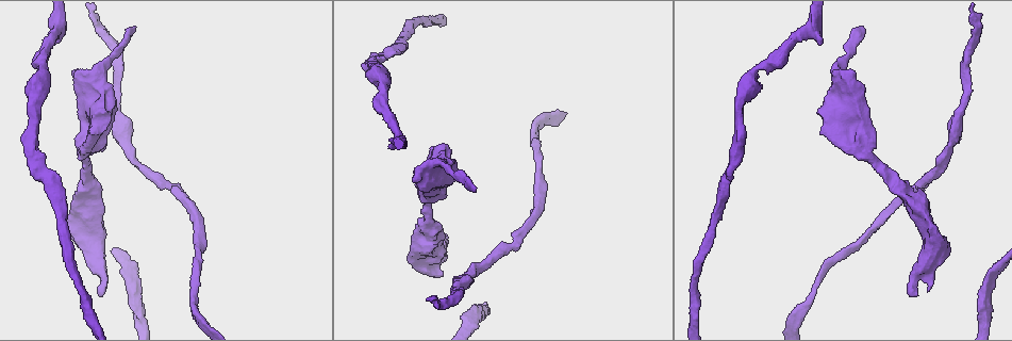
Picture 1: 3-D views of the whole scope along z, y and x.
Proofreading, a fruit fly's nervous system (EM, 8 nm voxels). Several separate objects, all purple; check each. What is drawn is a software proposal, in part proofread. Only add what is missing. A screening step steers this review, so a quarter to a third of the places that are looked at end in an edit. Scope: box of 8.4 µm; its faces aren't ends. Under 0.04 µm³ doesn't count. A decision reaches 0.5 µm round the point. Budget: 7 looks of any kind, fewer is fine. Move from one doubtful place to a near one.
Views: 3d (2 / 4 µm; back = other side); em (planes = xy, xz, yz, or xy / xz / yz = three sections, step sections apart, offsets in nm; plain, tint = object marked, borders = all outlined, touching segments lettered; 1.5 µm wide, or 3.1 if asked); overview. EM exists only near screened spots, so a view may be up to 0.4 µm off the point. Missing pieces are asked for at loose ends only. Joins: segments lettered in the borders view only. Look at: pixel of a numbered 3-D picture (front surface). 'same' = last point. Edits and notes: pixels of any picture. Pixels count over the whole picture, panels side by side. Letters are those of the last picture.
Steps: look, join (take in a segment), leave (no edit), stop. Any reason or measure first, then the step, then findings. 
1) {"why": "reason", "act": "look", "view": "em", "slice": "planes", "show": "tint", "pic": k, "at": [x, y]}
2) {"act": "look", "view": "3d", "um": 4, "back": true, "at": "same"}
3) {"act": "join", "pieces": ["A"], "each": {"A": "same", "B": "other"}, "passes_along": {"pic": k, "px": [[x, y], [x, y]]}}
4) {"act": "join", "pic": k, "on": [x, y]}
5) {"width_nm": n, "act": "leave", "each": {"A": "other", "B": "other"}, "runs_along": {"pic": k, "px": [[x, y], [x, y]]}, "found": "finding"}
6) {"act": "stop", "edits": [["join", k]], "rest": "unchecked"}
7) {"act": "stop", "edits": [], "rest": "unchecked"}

{"why": "branch stops here", "act": "look", "view": "3d", "um": 2, "pic": 1, "at": [392, 146]}

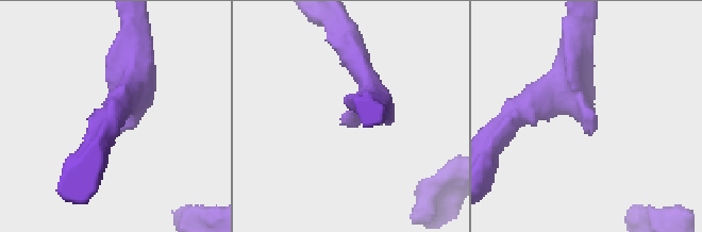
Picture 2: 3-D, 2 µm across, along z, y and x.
{"arm_widths_nm": [220, 280], "why": "now the EM", "act": "look", "view": "em", "slice": "planes", "show": "borders", "pic": 2, "at": [586, 133]}

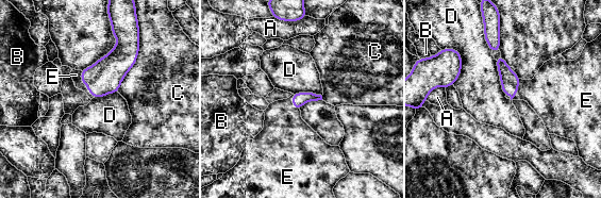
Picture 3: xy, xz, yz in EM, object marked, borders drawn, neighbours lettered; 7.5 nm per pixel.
{"longest_contact_nm": ["C", 460], "act": "join", "pieces": ["E"], "each": {"A": "other", "B": "other", "C": "other", "D": "other", "E": "same"}, "found": "the neuron continues"}

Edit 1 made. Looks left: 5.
{"act": "look", "view": "overview"}

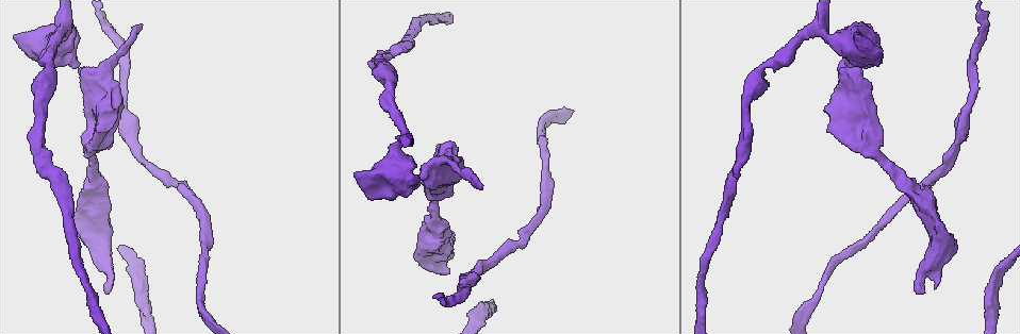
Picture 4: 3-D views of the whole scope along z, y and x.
{"why": "an open end", "act": "look", "view": "3d", "um": 4, "pic": 4, "at": [870, 23]}

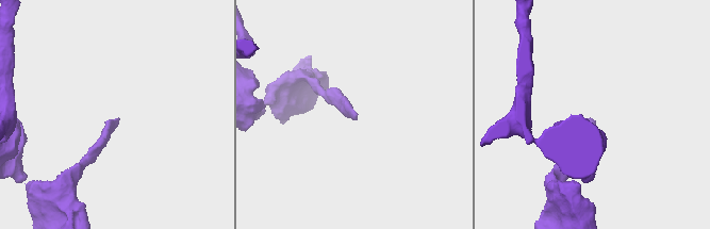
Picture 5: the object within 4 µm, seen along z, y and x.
{"why": "now the EM", "act": "look", "view": "em", "slice": "xy", "step": 4, "show": "tint", "pic": 5, "at": [356, 113]}

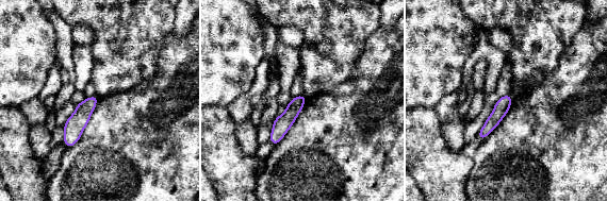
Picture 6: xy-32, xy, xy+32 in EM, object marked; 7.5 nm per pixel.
{"act": "look", "view": "em", "slice": "planes", "show": "borders", "at": "same"}

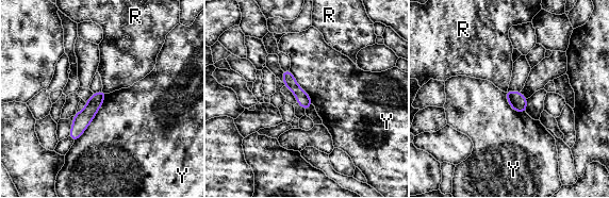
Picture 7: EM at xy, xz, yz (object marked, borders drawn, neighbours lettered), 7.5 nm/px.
{"longest_contact_nm": ["Y", 440], "act": "leave", "each": {"R": "other", "Y": "other"}, "runs_along": {"pic": 7, "px": [[102, 94], [81, 120], [73, 136]]}, "found": "none of them fits"}

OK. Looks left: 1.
{"why": "an open end", "act": "look", "view": "em", "slice": "planes", "show": "borders", "pic": 4, "at": [934, 287]}

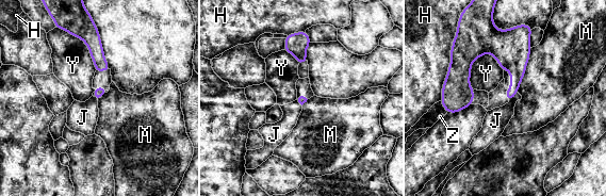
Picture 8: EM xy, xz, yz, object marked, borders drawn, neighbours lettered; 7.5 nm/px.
{"act": "leave", "each": {"H": "other", "J": "other", "M": "other", "Y": "other", "Z": "other"}, "found": "none of them fits"}

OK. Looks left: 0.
{"act": "stop", "edits": [["join", 3]], "rest": "unchecked"}

